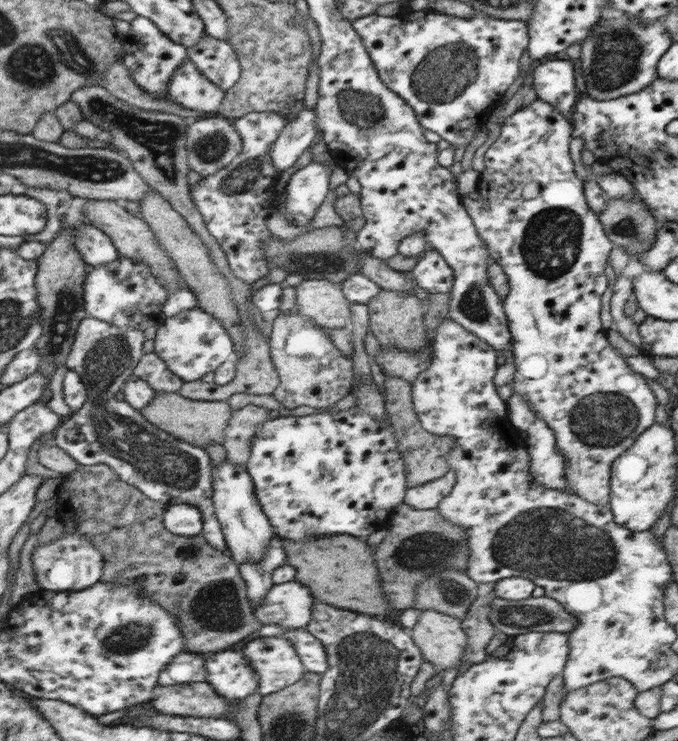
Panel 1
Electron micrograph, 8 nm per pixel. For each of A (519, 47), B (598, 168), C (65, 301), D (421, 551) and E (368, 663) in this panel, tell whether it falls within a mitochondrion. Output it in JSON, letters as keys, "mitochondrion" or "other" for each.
{"A":"other","B":"other","C":"mitochondrion","D":"mitochondrion","E":"mitochondrion"}

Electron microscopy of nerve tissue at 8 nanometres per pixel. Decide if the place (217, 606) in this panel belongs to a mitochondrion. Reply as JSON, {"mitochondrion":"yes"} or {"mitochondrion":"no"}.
{"mitochondrion":"yes"}

